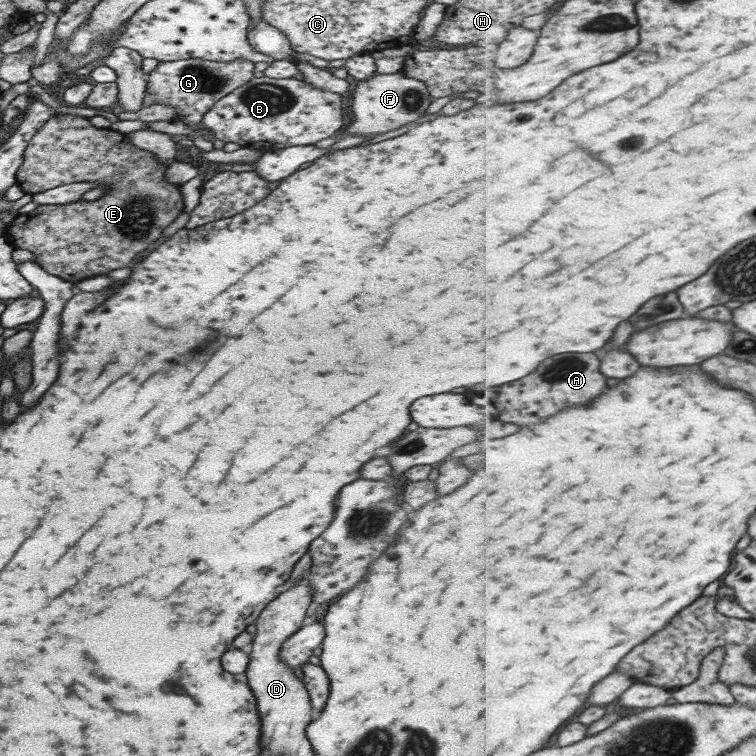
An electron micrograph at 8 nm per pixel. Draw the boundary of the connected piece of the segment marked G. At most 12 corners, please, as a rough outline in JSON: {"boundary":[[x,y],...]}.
{"boundary":[[158,62],[142,106],[168,104],[198,130],[201,117],[251,80],[253,63]]}

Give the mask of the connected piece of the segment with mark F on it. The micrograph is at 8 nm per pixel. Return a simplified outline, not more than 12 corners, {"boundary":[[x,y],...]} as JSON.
{"boundary":[[401,71],[351,96],[347,135],[375,138],[422,120],[431,98]]}

